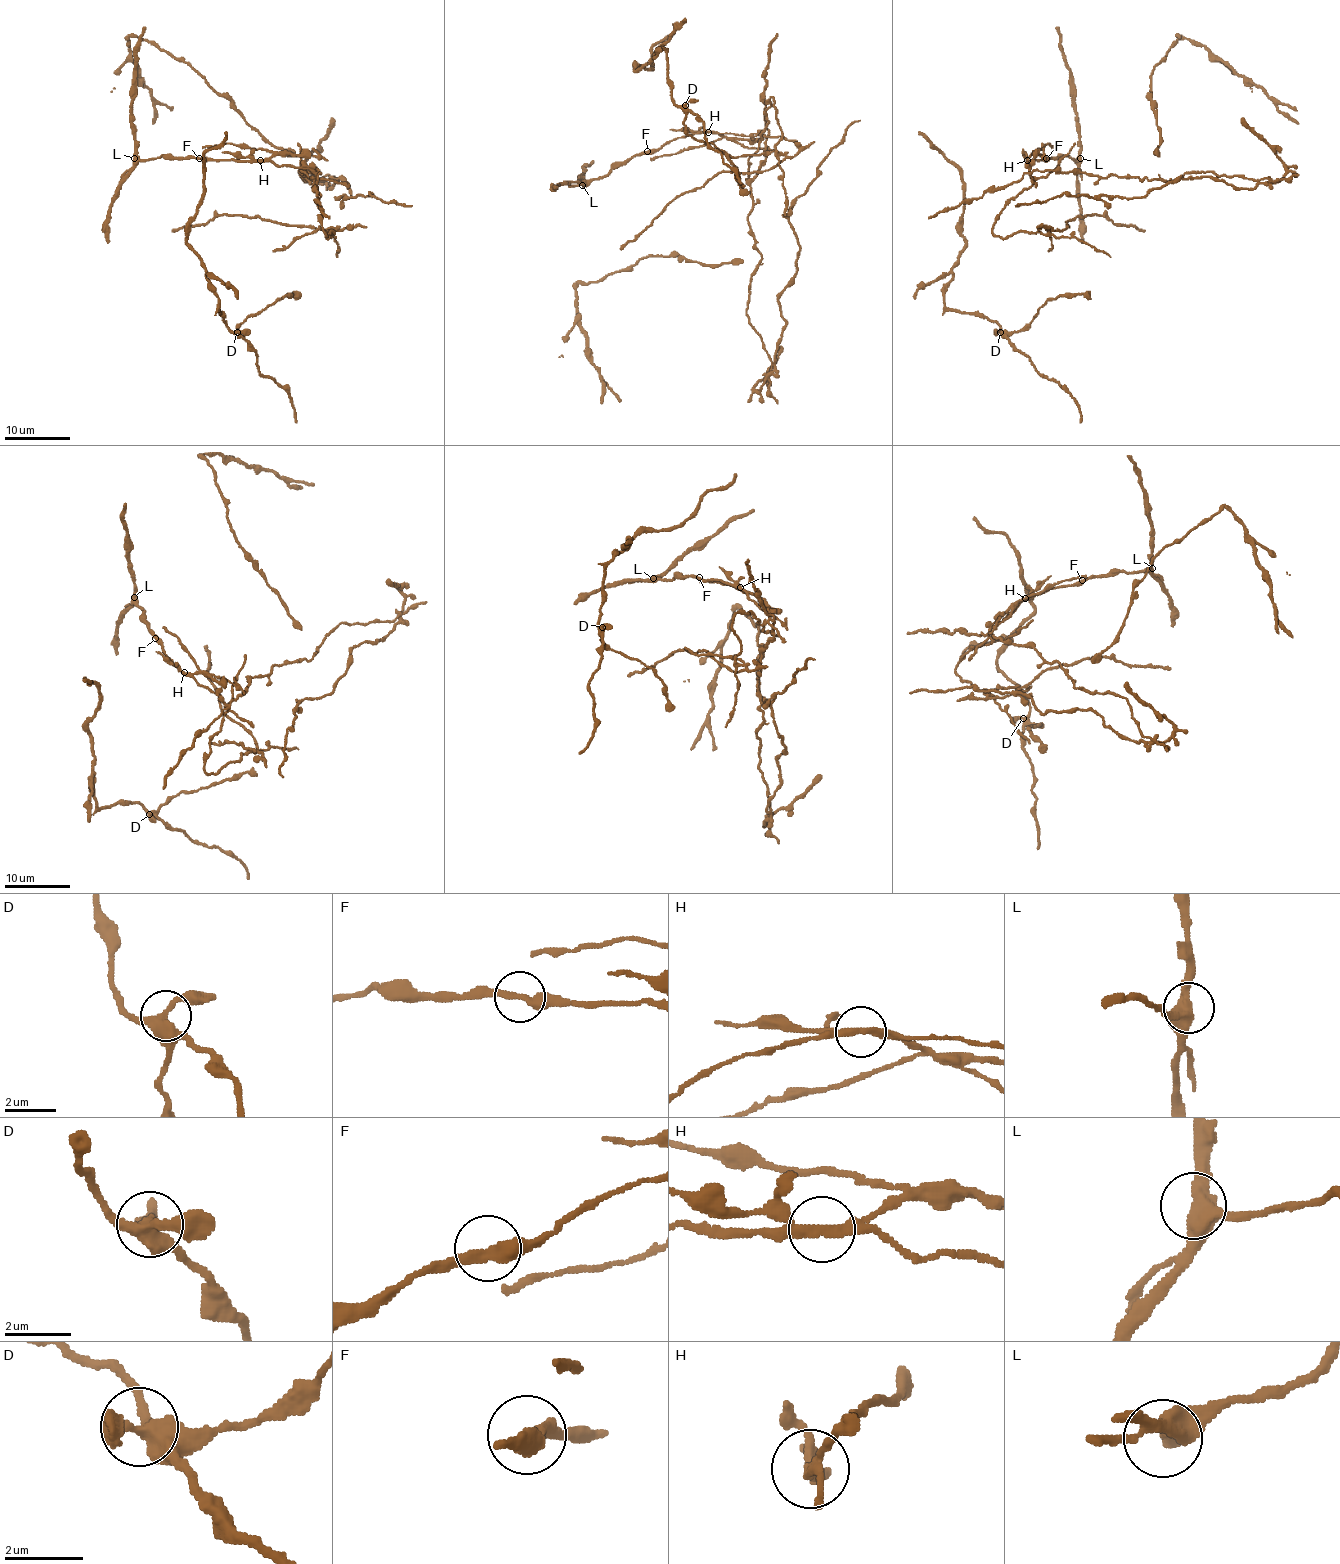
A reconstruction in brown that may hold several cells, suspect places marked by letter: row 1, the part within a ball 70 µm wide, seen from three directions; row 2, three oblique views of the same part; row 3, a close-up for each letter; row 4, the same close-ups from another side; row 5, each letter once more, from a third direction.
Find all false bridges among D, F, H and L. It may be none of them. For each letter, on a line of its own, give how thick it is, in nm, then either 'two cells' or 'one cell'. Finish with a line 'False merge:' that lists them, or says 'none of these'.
D: calibre 400 nm; one cell
F: calibre 340 nm; one cell
H: calibre 280 nm; two cells
L: calibre 440 nm; one cell
False merge: H

